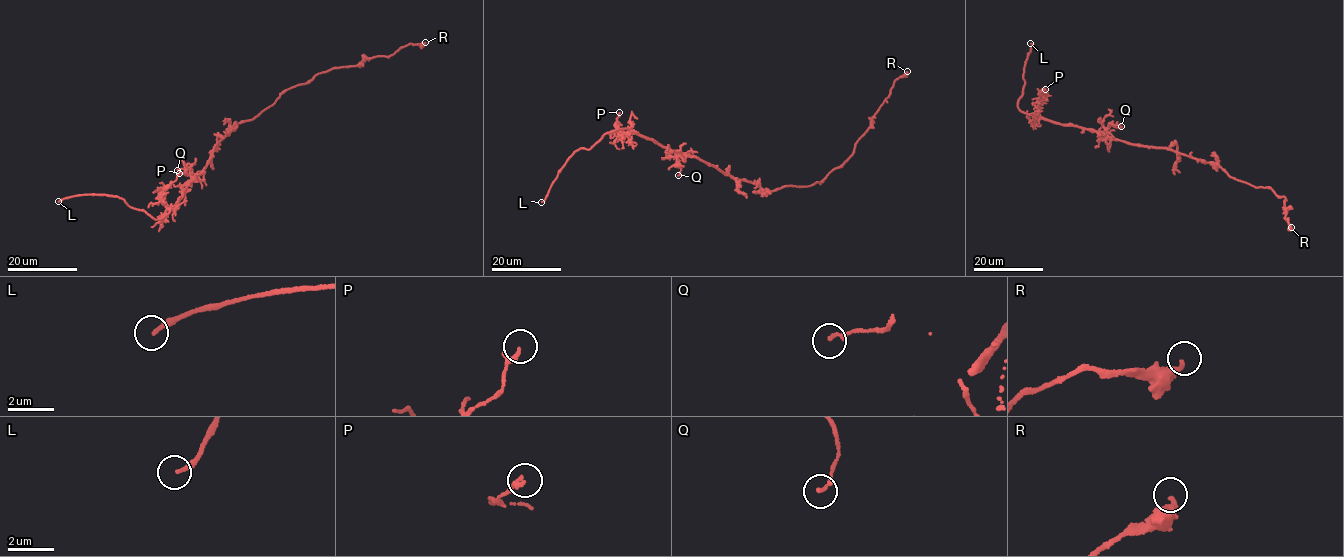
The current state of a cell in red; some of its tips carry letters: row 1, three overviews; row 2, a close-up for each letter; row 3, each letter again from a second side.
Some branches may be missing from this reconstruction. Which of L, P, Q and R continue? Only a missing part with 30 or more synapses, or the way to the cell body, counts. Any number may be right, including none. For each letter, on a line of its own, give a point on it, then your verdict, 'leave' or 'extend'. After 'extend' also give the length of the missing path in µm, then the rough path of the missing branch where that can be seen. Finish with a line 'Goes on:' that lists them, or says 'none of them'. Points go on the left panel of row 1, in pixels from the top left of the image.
L: place (58, 201); extend; missing 20 µm; course (58, 201), (49, 208), (4, 227)
P: place (179, 173); leave
Q: place (177, 170); leave
R: place (425, 42); leave
Goes on: L

